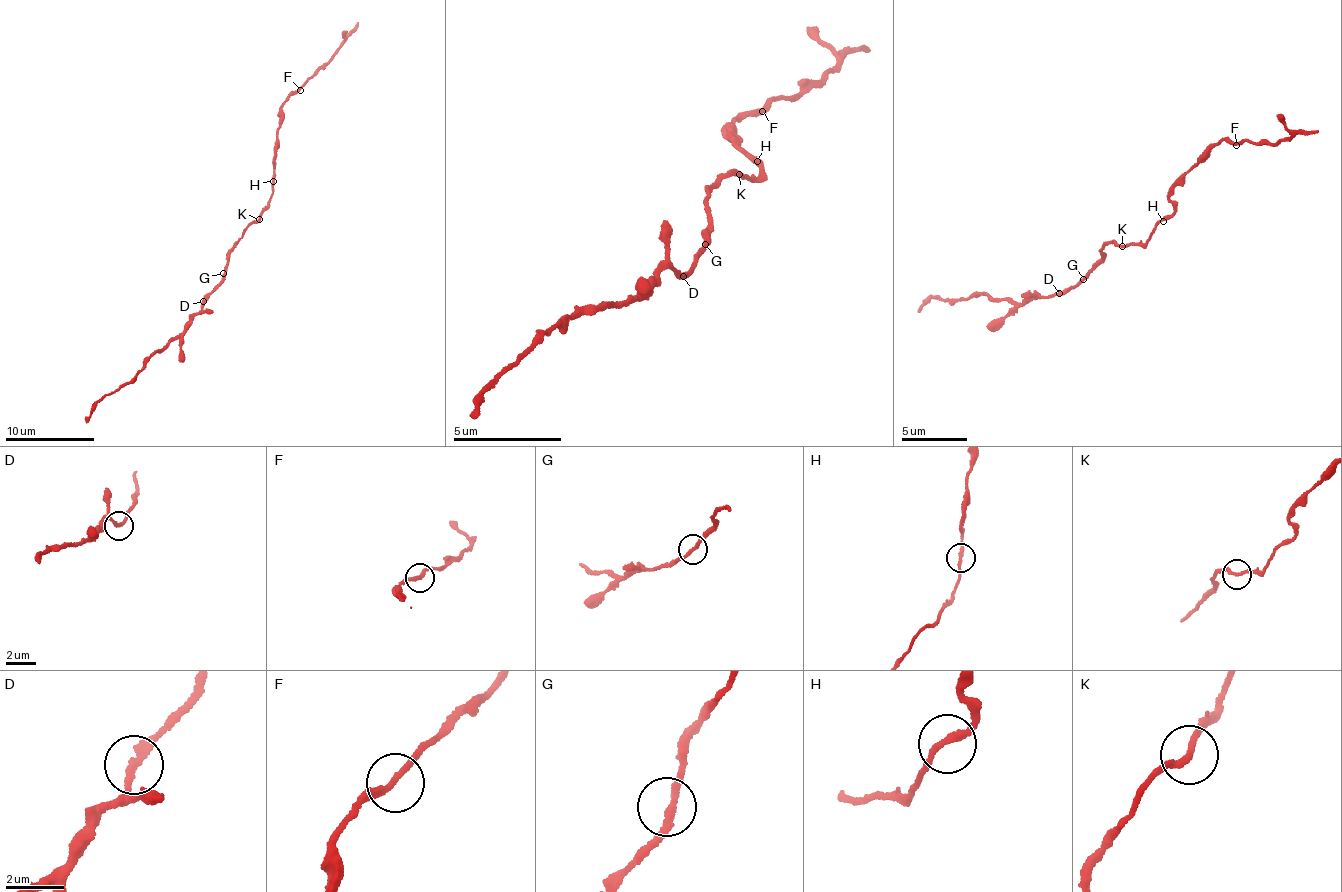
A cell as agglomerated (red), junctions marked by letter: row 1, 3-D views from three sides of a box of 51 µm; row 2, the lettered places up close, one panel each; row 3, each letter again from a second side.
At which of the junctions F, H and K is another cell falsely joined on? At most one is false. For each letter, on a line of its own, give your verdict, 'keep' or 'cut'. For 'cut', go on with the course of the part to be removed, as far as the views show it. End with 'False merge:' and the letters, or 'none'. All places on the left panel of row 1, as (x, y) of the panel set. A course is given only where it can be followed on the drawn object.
F: keep
H: keep
K: keep
False merge: none

